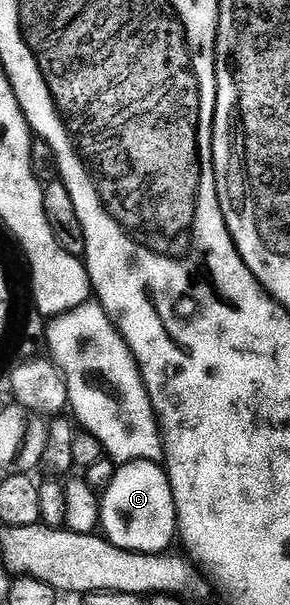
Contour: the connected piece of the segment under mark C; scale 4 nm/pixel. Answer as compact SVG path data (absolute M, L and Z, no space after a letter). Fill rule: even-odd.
M156 461L122 463L100 499L100 527L105 538L128 552L164 553L176 541L177 507L168 471Z

